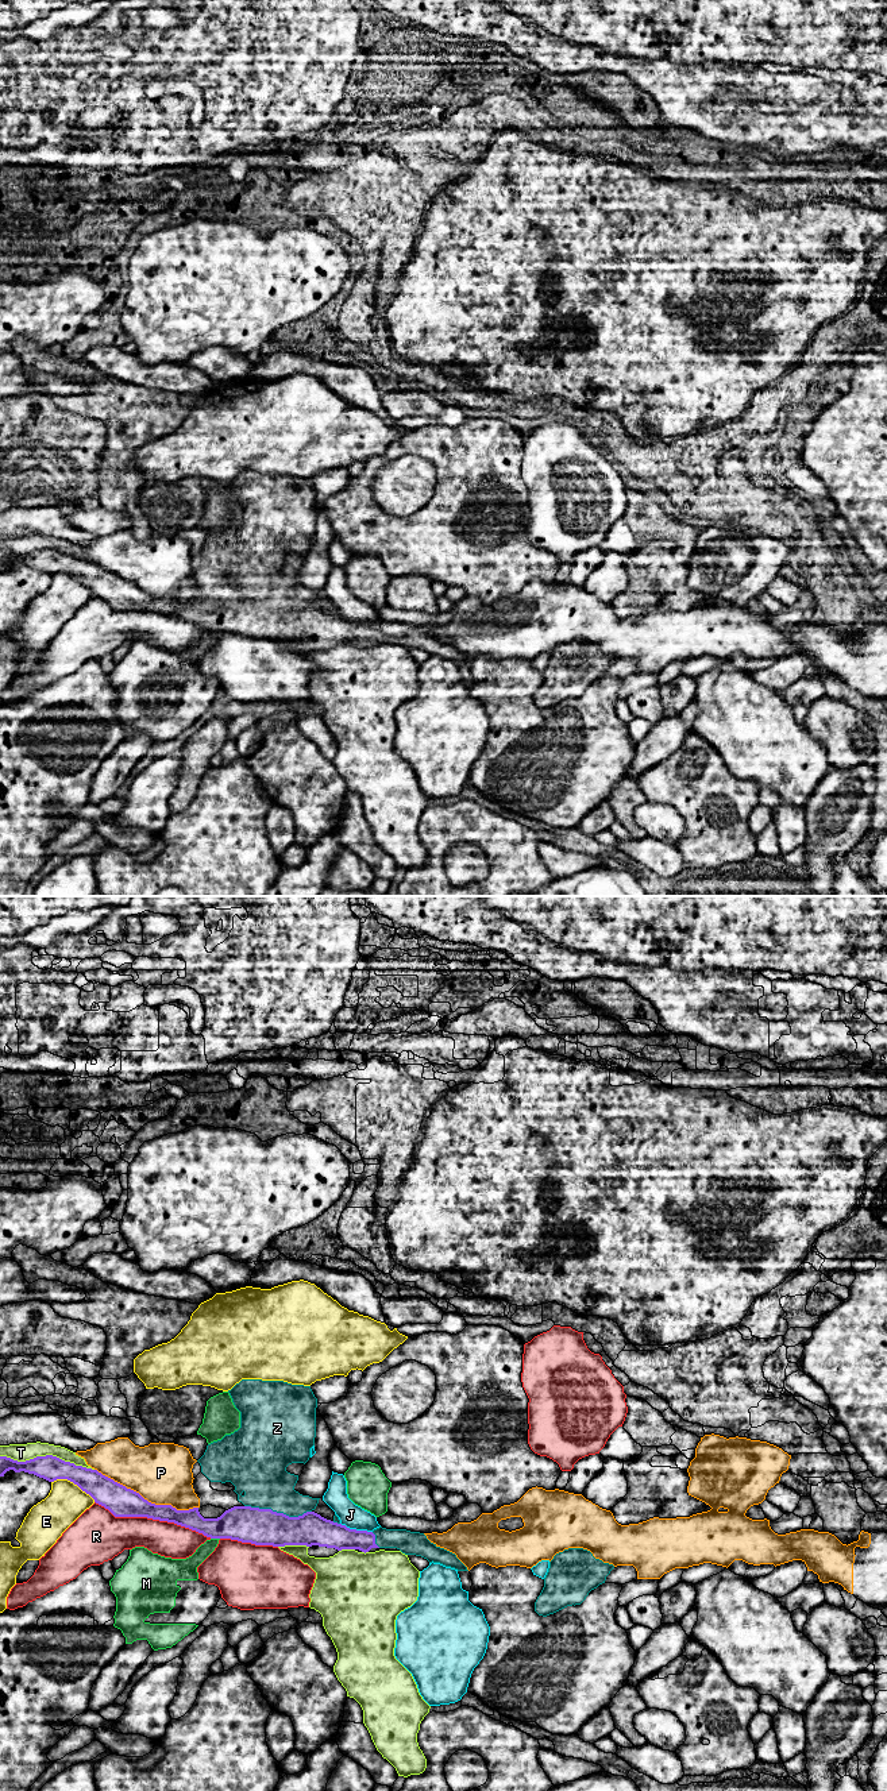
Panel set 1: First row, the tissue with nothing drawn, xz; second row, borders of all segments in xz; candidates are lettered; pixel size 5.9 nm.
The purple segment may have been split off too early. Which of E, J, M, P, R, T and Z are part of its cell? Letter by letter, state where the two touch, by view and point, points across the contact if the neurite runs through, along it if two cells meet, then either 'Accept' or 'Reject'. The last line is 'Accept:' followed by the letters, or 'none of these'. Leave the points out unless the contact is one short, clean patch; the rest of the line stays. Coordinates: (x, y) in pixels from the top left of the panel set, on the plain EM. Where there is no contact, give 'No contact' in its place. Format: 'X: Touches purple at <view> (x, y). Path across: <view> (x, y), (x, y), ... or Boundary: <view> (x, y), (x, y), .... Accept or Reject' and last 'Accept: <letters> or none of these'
E: Touches purple at xz (73, 575). Reject
J: Touches purple at xz (355, 622). Reject
M: Touches purple at xz (215, 630). Reject
P: Touches purple at xz (146, 593). Reject
R: Touches purple at xz (153, 612). Reject
T: Touches purple at xz (47, 548). Reject
Z: Touches purple at xz (278, 606). Accept
Accept: Z

